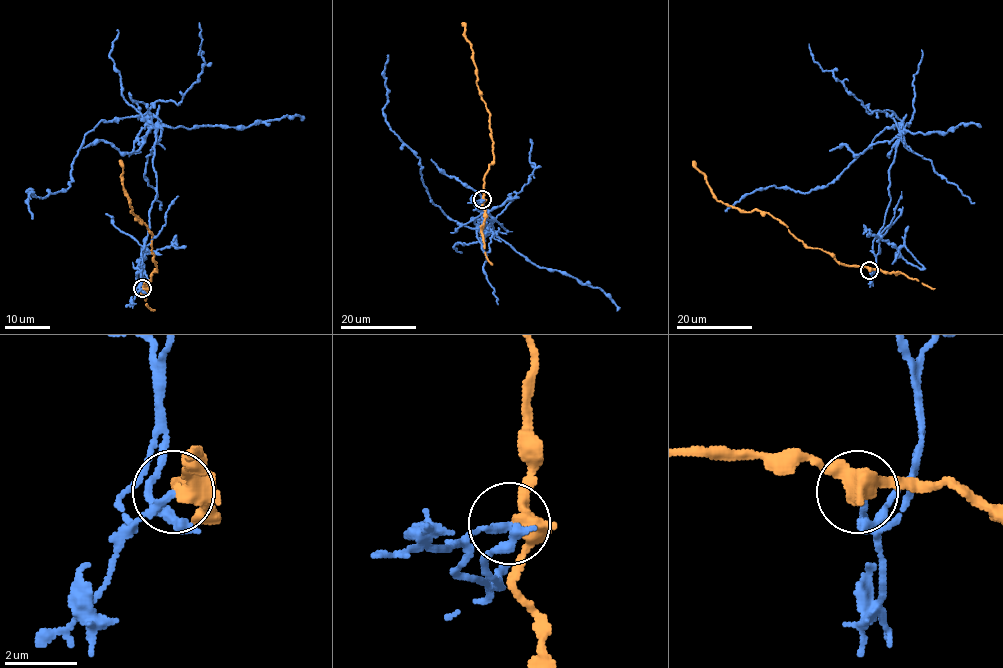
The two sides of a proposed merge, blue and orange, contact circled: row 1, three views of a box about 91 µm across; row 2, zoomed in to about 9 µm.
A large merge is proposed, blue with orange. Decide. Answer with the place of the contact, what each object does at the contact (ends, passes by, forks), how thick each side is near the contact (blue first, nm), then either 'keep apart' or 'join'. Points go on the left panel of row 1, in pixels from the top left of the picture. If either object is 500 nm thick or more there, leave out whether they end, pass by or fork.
(142, 288) | blue ends | orange passes by | 200/440 nm | keep apart

